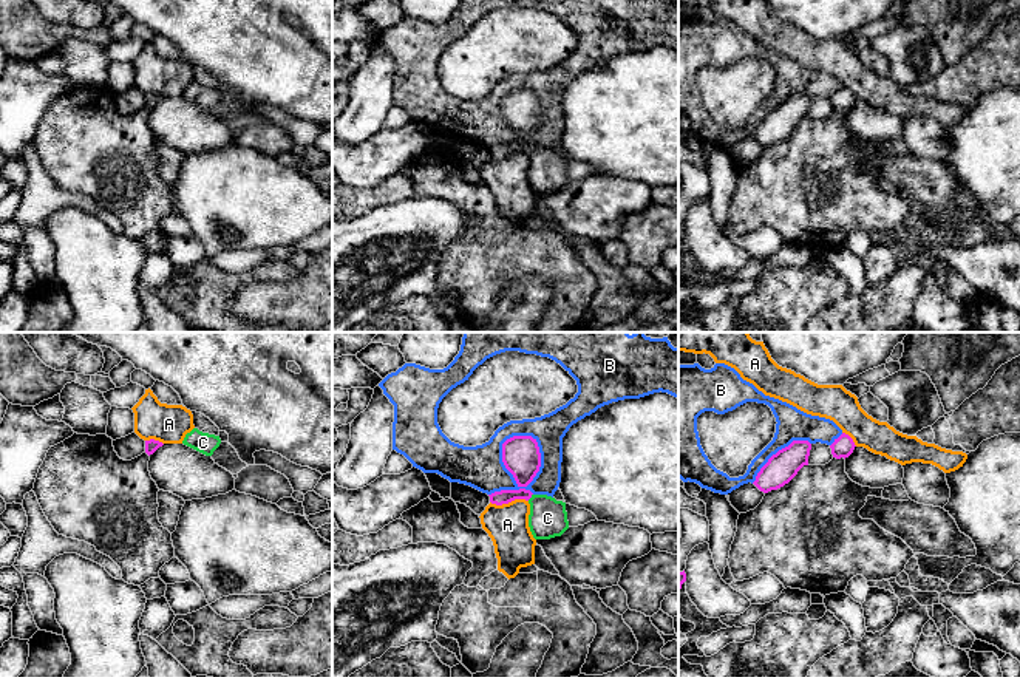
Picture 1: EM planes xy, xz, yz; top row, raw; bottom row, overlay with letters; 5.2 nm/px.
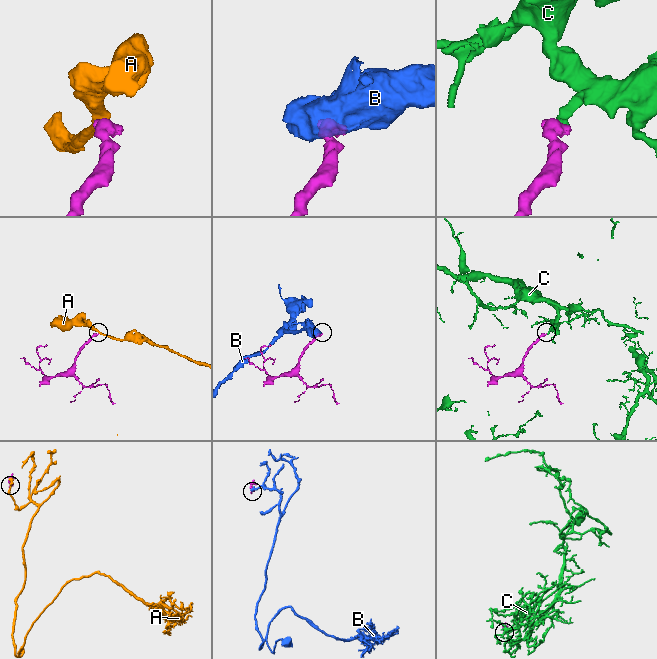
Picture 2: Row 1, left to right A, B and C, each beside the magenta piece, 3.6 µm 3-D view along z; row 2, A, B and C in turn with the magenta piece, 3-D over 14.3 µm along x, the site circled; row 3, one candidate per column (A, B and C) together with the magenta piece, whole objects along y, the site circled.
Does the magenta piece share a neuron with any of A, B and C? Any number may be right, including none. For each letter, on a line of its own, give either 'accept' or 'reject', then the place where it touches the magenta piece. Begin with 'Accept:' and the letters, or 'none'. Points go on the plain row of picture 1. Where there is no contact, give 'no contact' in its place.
Accept: C
A: reject | xz (509, 155)
B: reject | xz (530, 135)
C: accept | xz (530, 150)

